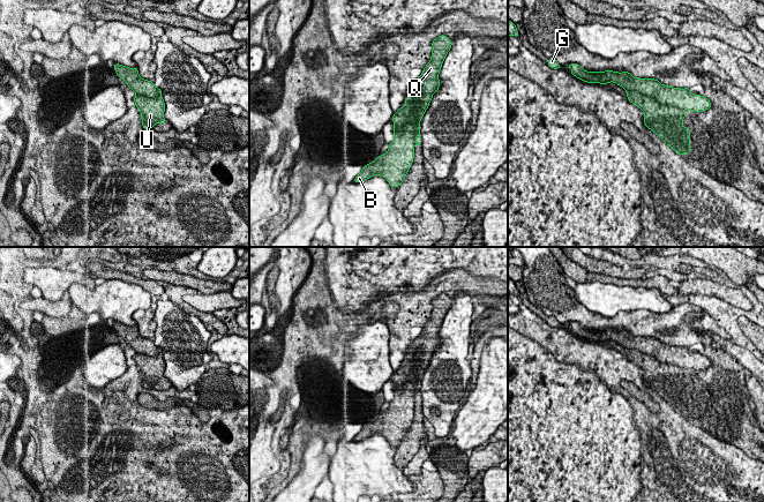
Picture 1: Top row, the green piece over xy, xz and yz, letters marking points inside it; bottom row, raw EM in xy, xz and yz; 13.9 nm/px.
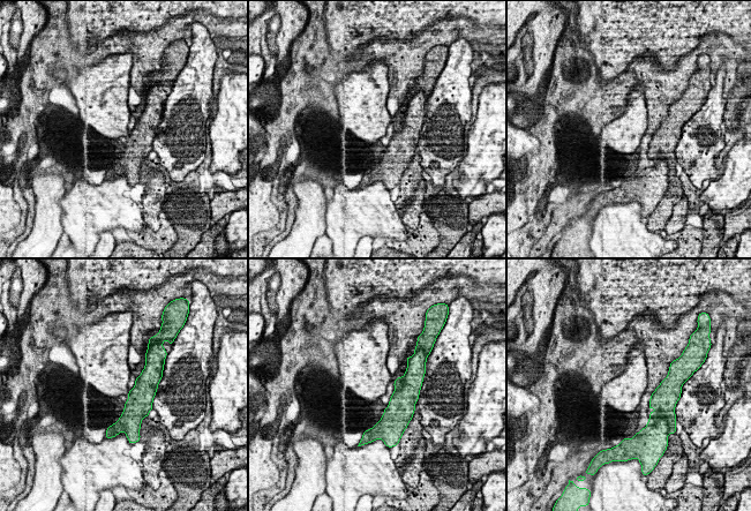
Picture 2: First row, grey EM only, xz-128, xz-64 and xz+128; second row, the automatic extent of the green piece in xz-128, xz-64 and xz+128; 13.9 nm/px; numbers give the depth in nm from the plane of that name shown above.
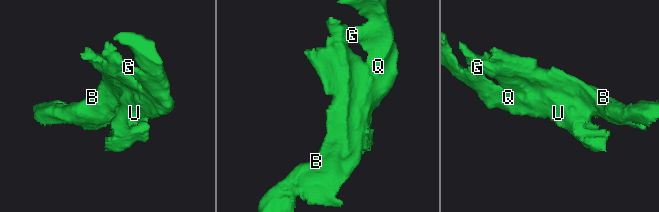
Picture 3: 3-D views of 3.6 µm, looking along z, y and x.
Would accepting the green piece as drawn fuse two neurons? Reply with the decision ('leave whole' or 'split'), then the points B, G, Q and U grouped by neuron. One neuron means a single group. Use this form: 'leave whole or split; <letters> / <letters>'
split; B / G Q U

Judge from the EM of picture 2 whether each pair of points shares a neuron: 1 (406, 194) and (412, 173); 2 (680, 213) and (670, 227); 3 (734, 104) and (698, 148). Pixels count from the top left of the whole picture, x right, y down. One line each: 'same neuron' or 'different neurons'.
1: same neuron
2: same neuron
3: different neurons

